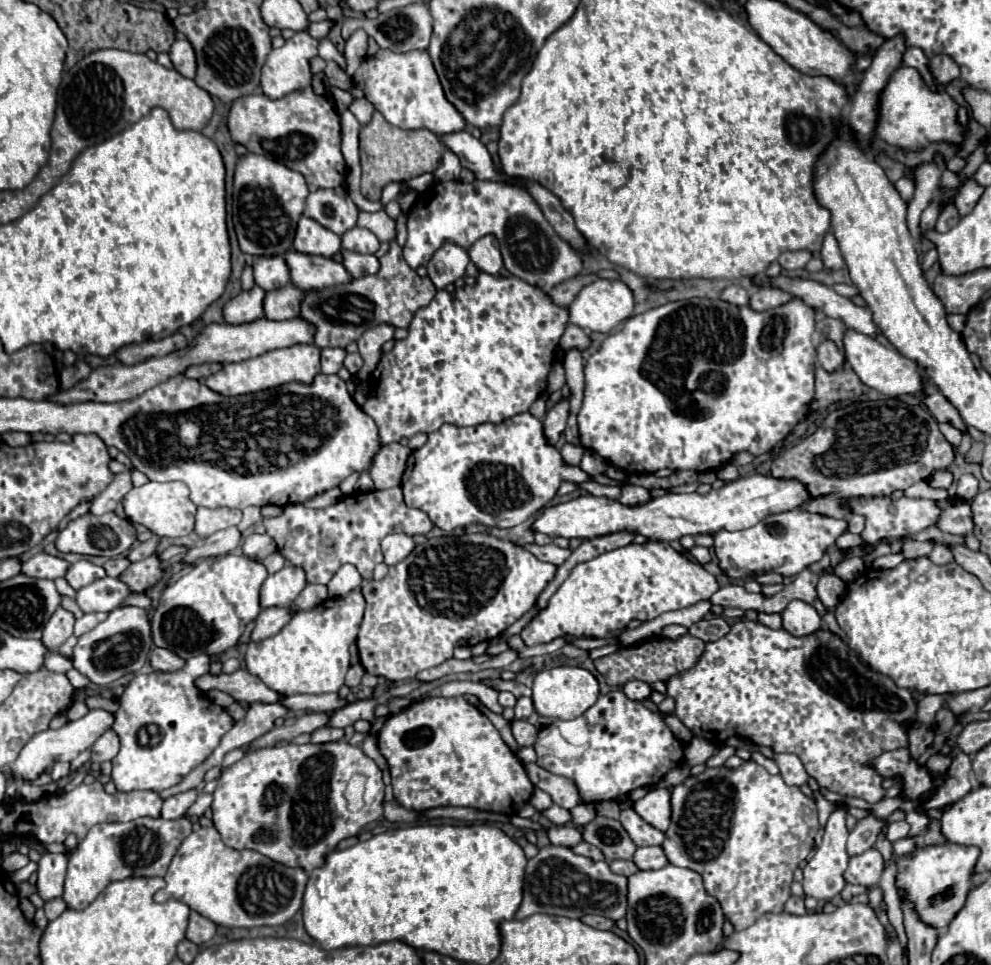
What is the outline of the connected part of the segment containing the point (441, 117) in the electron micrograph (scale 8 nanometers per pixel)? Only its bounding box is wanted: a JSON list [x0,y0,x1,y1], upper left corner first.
[353,49,467,137]

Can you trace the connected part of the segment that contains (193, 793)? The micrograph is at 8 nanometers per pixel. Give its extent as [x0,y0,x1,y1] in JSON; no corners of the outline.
[161,789,197,819]

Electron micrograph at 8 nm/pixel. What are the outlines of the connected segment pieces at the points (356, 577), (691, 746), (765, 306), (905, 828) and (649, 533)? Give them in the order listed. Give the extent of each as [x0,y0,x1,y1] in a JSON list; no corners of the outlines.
[[329,565,361,597],[685,737,715,767],[749,287,791,311],[887,821,909,843],[533,475,811,541]]

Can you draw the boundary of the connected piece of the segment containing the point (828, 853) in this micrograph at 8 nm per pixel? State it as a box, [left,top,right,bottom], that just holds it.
[803,803,849,901]

